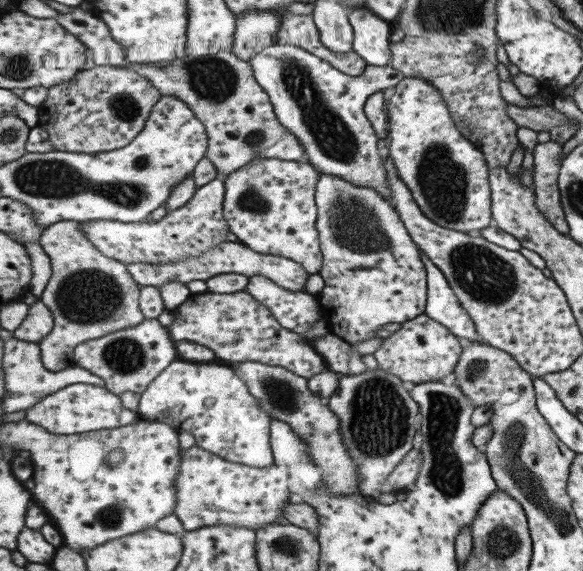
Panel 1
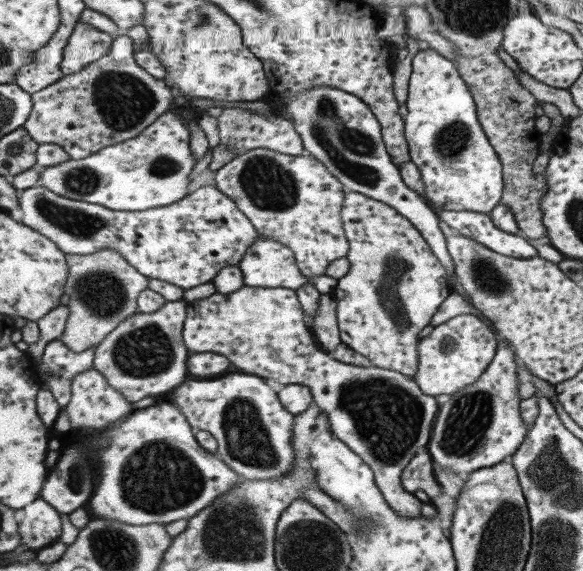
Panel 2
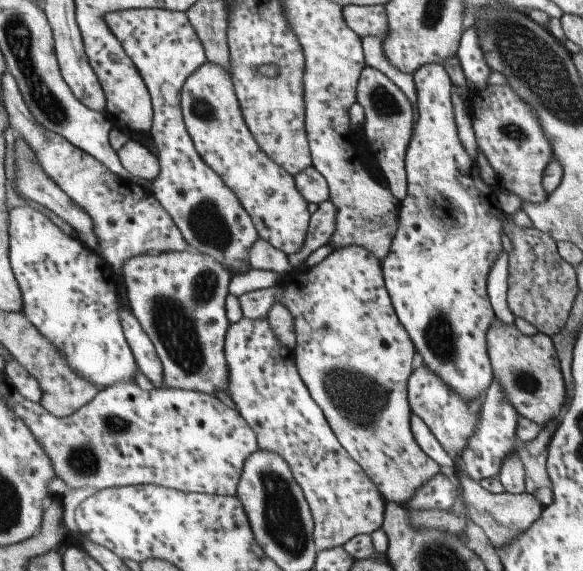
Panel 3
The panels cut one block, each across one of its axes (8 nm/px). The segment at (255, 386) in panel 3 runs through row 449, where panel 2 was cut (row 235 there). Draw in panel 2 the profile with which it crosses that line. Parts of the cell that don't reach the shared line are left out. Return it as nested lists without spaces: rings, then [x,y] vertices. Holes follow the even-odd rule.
[[[257,148],[237,155],[214,175],[215,185],[221,189],[252,220],[261,236],[279,240],[294,253],[297,265],[304,276],[325,280],[325,272],[335,260],[347,257],[350,249],[349,238],[345,236],[343,224],[343,203],[347,190],[333,172],[313,155],[291,156],[269,148]]]

